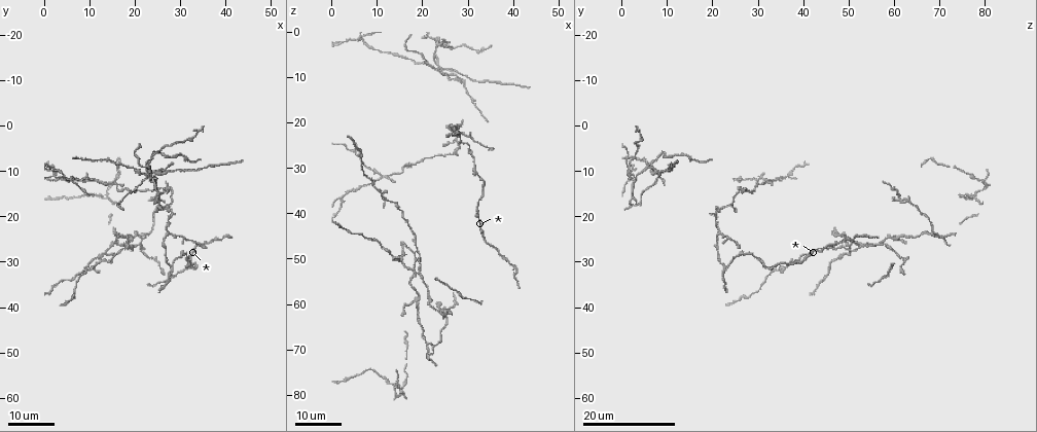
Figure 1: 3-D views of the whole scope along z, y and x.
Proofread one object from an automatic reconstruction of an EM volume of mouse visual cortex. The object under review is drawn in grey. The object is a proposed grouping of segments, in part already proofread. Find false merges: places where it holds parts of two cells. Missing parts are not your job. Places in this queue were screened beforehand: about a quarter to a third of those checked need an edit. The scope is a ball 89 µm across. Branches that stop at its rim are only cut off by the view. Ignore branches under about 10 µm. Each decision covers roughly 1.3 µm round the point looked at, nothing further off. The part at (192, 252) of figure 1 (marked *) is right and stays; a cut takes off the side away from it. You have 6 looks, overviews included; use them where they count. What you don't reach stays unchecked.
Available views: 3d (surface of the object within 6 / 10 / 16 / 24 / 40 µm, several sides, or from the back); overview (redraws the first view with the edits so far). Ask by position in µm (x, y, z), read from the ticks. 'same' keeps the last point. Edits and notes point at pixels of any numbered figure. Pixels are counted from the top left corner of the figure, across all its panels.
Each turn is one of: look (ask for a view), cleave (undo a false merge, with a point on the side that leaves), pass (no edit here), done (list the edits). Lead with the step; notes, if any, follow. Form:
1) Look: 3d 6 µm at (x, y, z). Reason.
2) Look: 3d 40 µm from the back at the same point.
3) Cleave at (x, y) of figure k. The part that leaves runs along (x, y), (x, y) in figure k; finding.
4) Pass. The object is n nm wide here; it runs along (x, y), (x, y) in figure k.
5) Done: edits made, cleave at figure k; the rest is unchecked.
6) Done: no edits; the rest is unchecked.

Look: 3d 16 µm at (30.5, 6.0, 14.0). Sudden change in width.

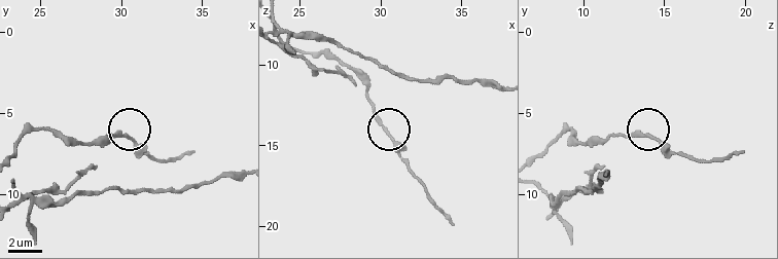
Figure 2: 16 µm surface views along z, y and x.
Look: 3d 6 µm at (30.3, 6.5, 14.1). Zoom in.

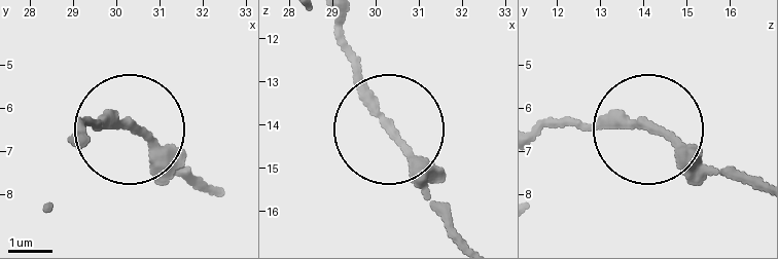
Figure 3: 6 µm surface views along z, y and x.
Pass. One cell here.

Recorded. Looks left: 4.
Look: 3d 24 µm at (30.5, 29.0, 25.5).

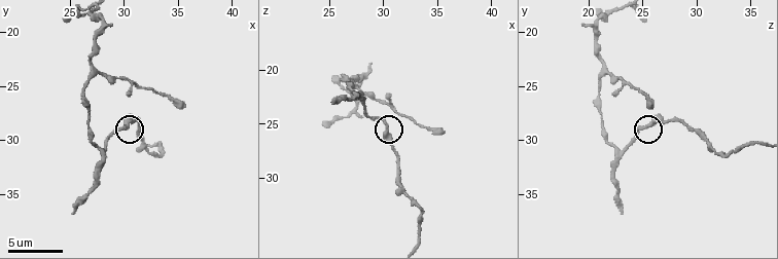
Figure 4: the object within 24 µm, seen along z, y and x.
Look: 3d 10 µm at (30.4, 28.8, 25.4).

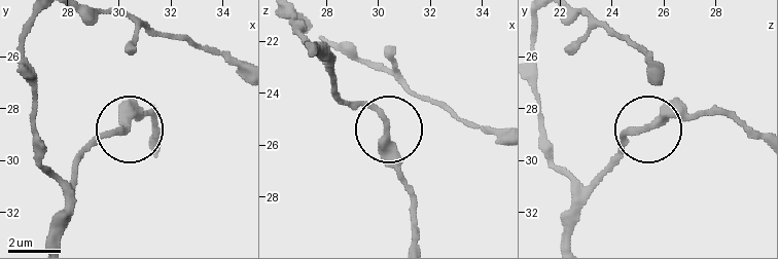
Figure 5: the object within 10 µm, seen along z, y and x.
Look: 3d 10 µm from the back at (30.2, 28.8, 25.2).

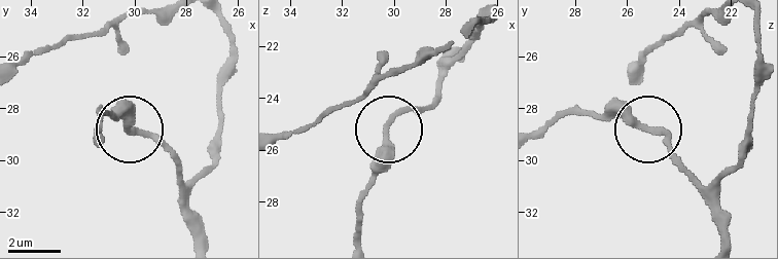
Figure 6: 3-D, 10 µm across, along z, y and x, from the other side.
Pass. The object is 290 nm wide here; it runs along (358, 235), (358, 202), (387, 130), (404, 112), (436, 99) in figure 6; all the same cell.

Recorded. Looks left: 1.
Done: no edits; the rest is unchecked.

